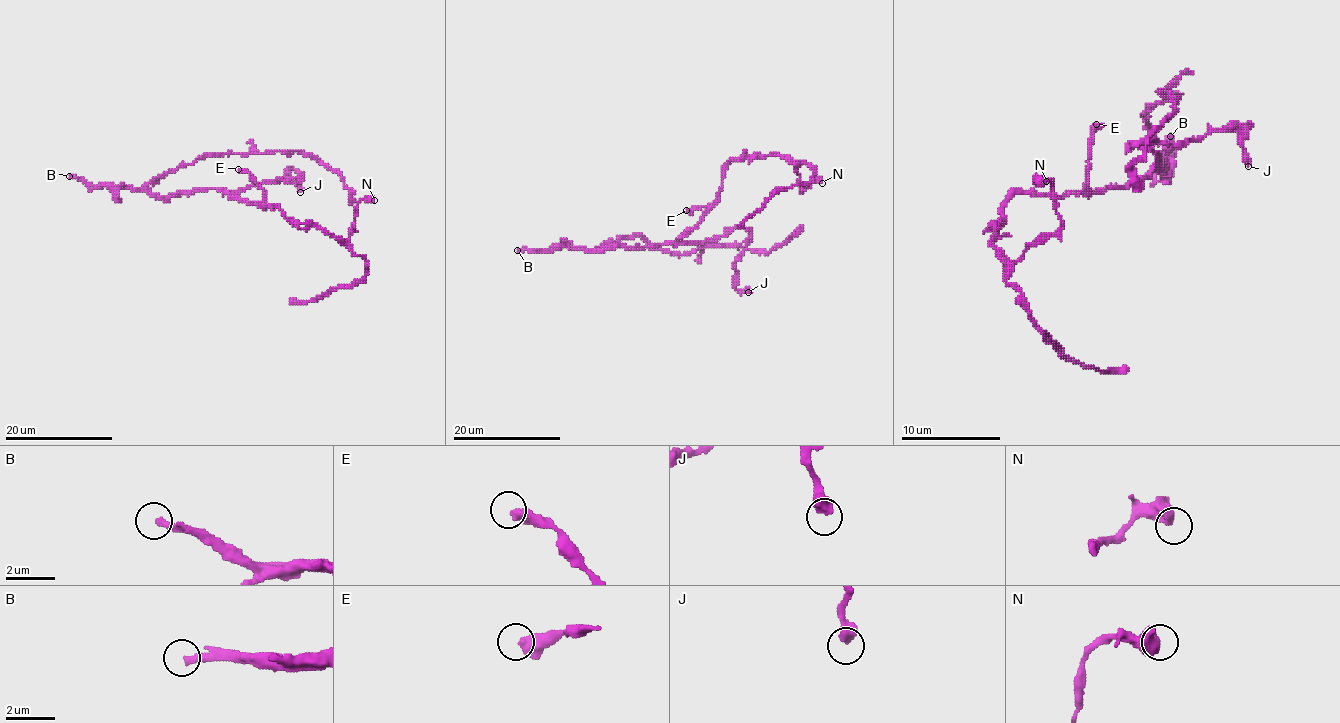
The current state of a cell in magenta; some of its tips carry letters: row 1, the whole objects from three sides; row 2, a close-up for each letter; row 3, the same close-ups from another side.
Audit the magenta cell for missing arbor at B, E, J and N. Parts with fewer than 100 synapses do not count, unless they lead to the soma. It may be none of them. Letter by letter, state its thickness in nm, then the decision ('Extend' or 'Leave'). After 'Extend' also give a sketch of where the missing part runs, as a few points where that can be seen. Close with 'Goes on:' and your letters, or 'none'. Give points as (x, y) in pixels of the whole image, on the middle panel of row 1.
B: Thickness 280 nm. Extend
E: Thickness 500 nm. Leave
J: Thickness 480 nm. Leave
N: Thickness 400 nm. Leave
Goes on: B

